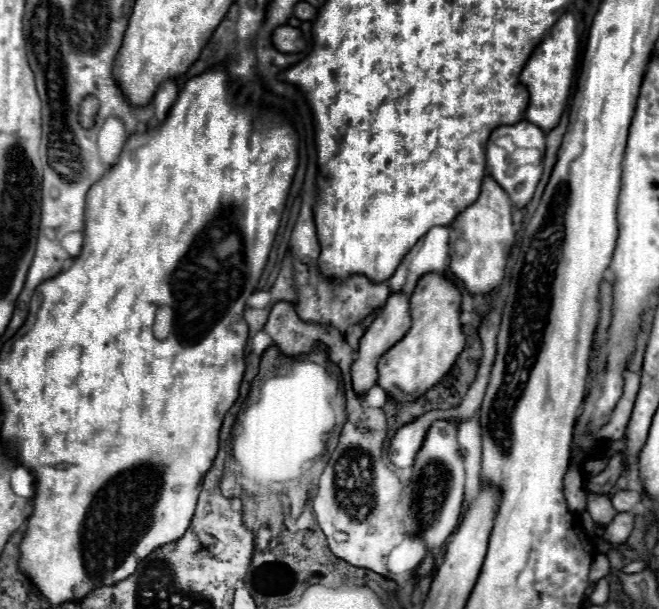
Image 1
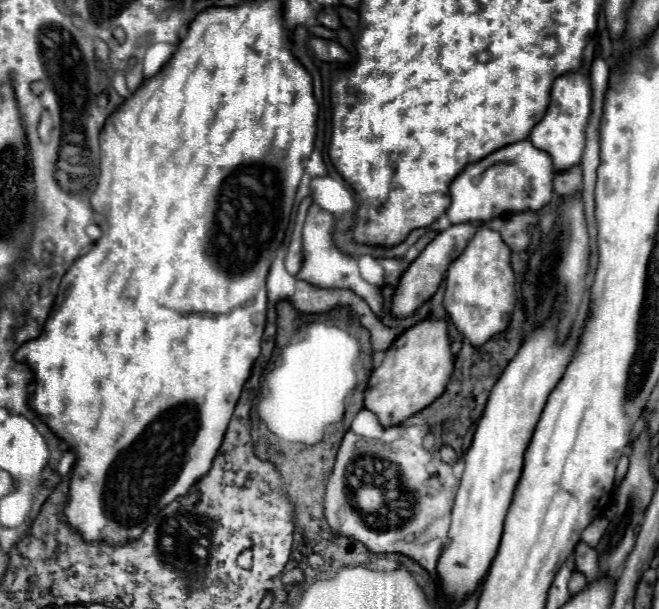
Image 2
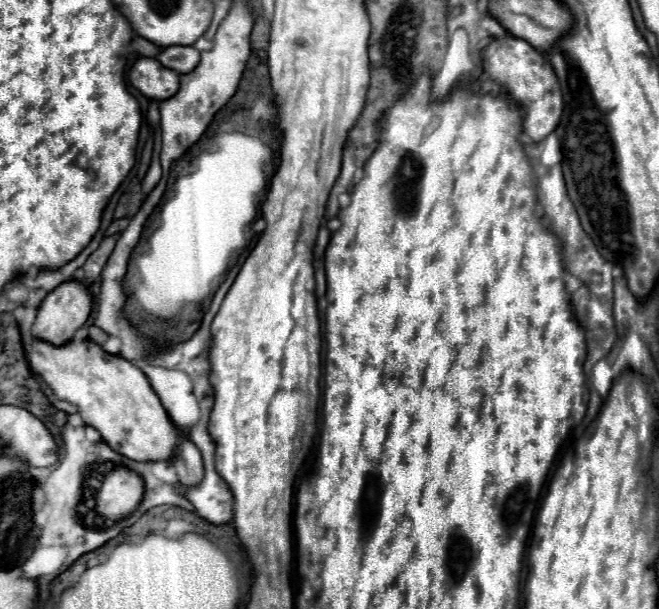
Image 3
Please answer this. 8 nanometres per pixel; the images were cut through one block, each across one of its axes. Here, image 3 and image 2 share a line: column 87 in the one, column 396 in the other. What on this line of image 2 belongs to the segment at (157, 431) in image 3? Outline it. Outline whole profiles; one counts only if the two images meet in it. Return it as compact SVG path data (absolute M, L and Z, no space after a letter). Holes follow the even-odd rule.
M422 318L386 350L382 364L372 372L364 394L364 408L372 410L384 428L396 426L402 420L430 406L440 398L454 372L454 356L450 350L448 324L444 320Z

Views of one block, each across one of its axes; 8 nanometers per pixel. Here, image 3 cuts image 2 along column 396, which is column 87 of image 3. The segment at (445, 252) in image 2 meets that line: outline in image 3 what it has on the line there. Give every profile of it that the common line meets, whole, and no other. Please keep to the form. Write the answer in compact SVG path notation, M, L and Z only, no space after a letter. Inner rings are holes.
M68 280L60 286L56 286L40 304L40 310L38 310L38 316L36 316L36 322L32 324L30 328L30 334L34 338L40 338L40 340L46 340L54 346L60 346L60 344L66 344L74 334L76 330L88 320L90 316L90 310L92 310L92 292L88 290L88 286L84 286L82 282L78 280Z

